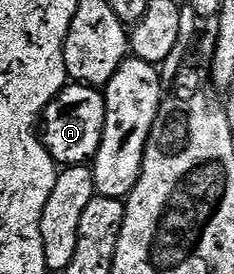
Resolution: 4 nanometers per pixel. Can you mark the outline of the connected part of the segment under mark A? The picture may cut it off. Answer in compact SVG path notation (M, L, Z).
M70 82L43 109L43 142L54 163L62 168L88 164L103 137L105 96L98 88Z

